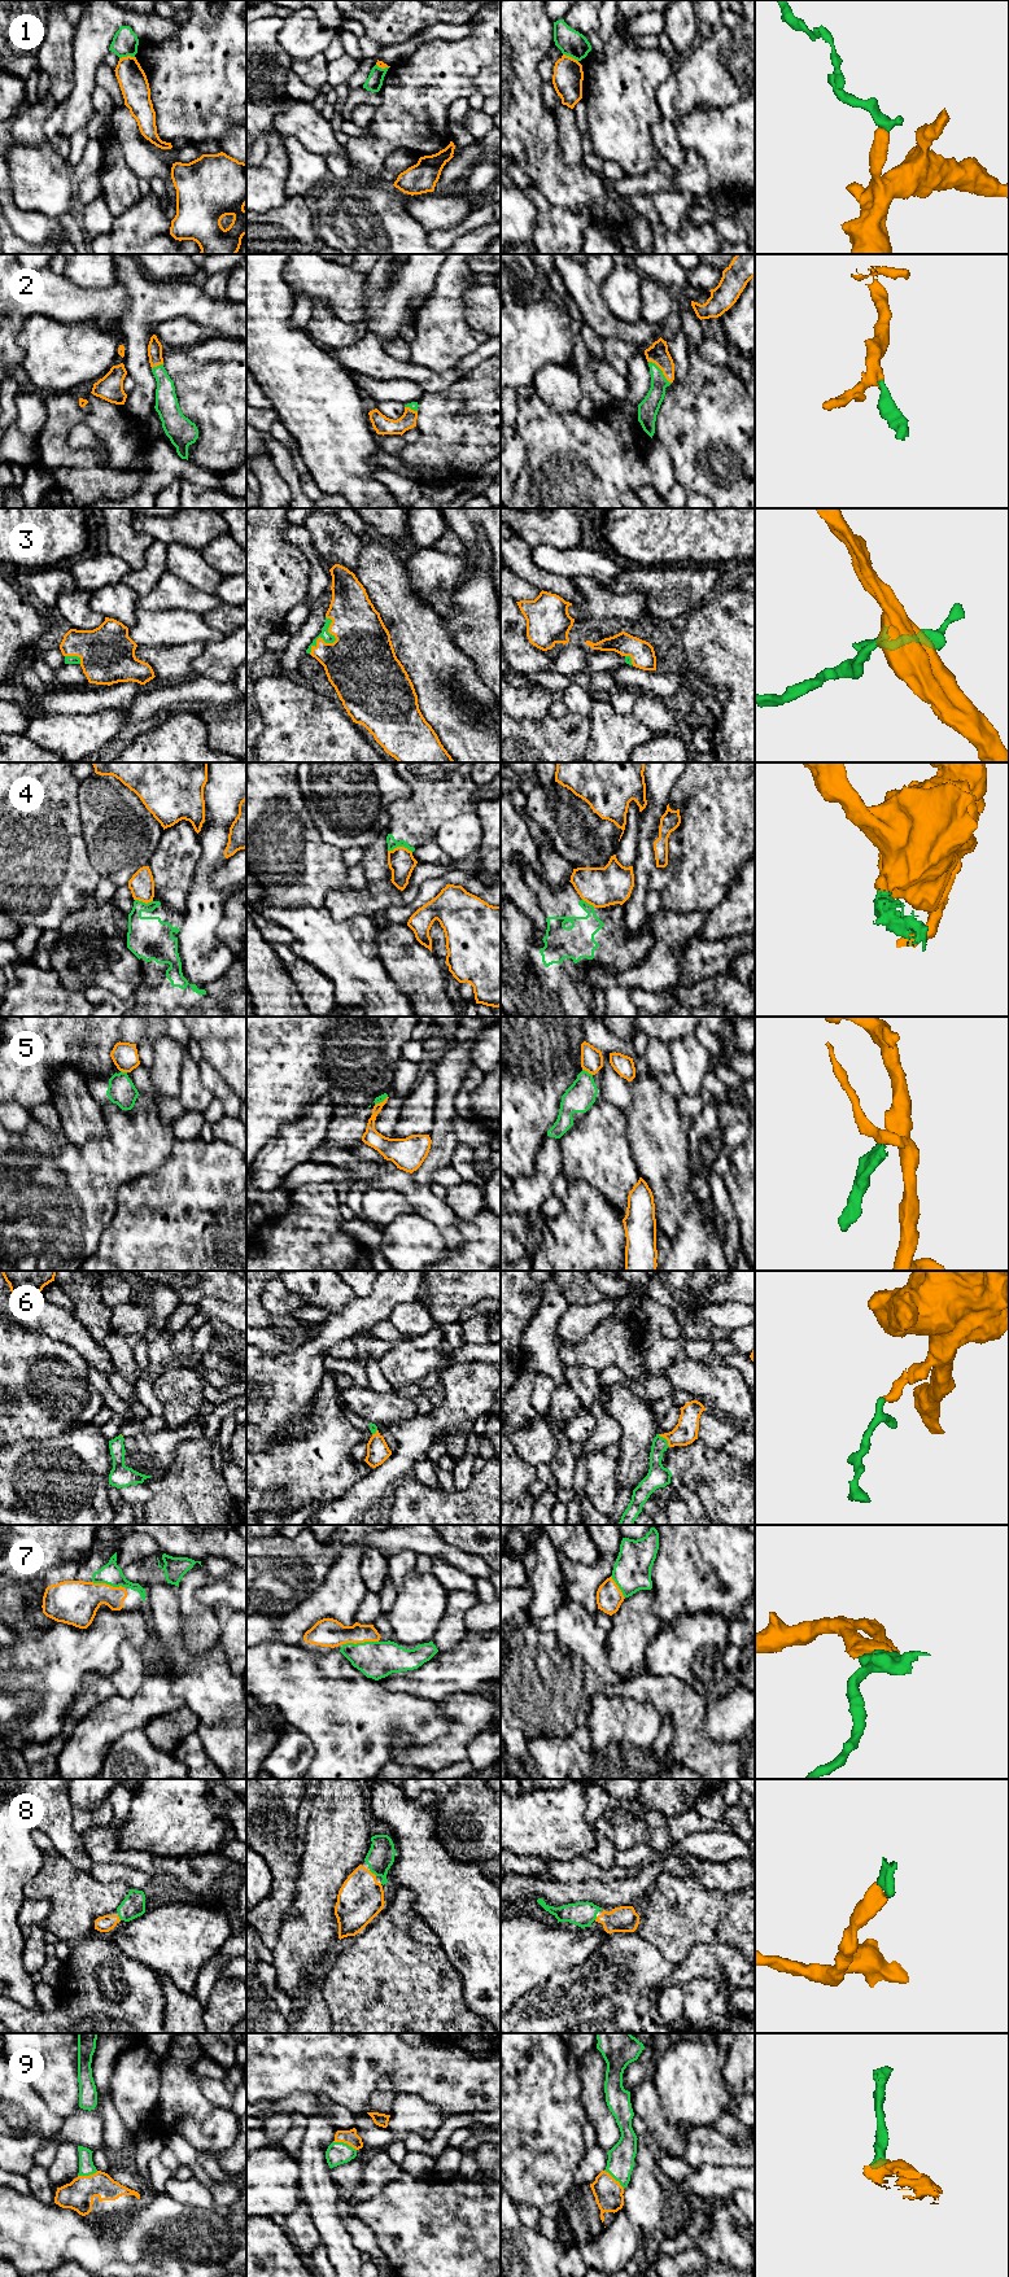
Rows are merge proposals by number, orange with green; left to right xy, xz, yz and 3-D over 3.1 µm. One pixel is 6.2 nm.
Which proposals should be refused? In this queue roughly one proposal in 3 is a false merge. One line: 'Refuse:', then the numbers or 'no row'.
Refuse: 1, 4, 5

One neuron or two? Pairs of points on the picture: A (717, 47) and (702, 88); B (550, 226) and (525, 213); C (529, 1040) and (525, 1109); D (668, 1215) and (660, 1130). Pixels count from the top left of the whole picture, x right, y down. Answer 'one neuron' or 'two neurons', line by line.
A: one neuron
B: two neurons
C: one neuron
D: one neuron

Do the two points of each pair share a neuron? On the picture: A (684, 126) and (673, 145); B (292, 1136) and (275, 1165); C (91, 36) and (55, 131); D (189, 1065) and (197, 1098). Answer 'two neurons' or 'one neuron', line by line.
A: two neurons
B: one neuron
C: one neuron
D: one neuron

